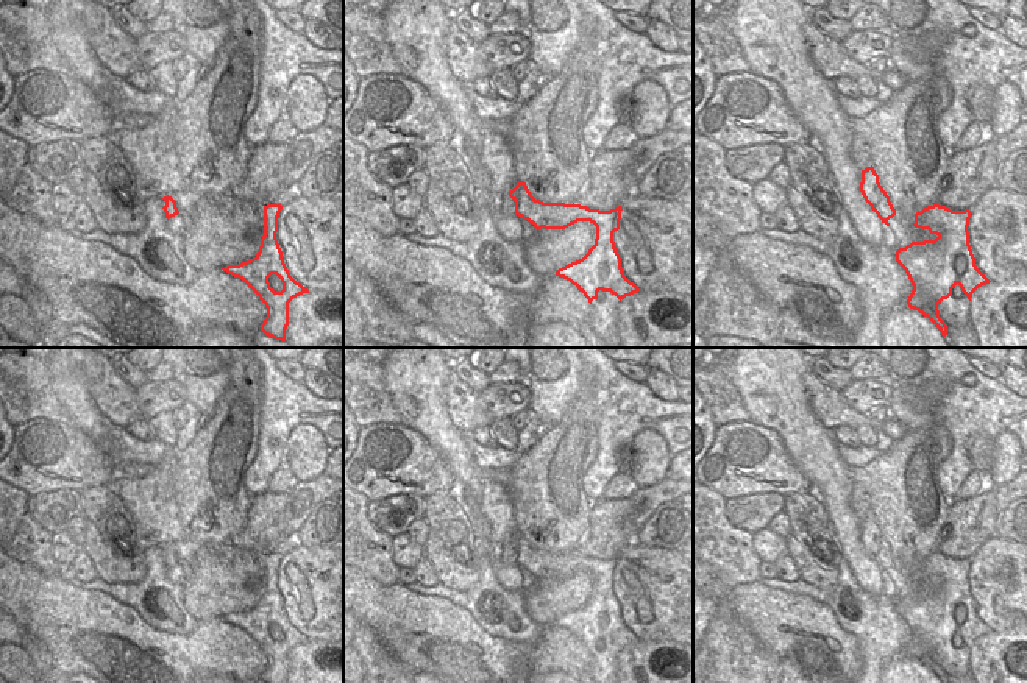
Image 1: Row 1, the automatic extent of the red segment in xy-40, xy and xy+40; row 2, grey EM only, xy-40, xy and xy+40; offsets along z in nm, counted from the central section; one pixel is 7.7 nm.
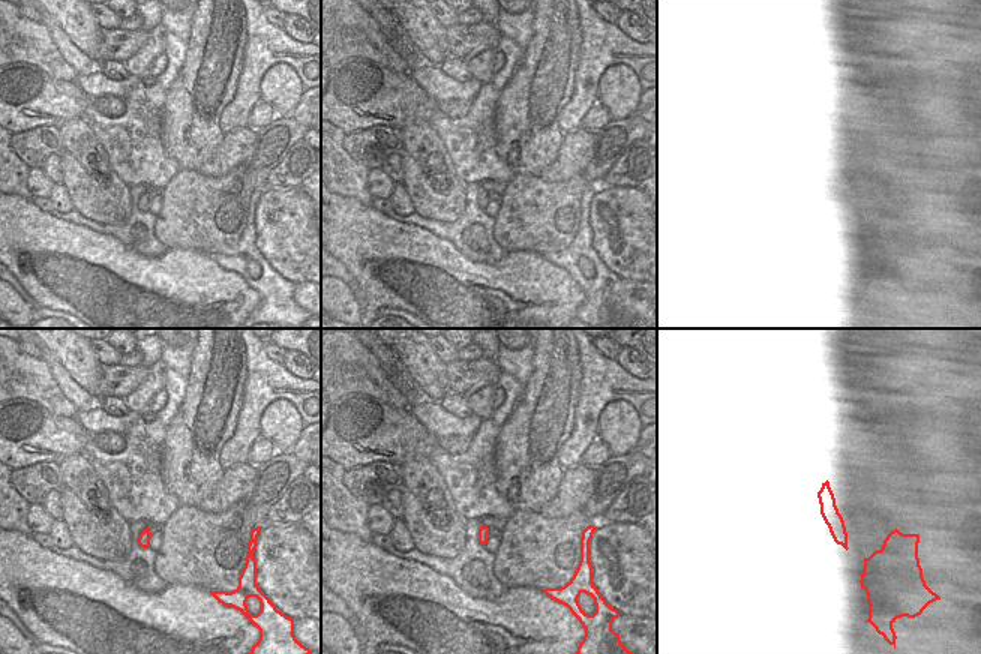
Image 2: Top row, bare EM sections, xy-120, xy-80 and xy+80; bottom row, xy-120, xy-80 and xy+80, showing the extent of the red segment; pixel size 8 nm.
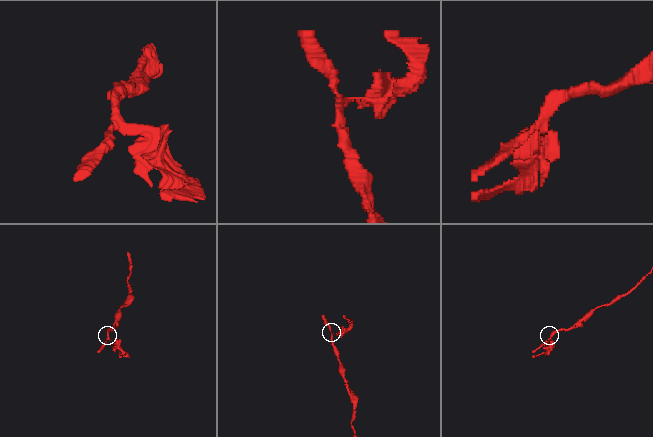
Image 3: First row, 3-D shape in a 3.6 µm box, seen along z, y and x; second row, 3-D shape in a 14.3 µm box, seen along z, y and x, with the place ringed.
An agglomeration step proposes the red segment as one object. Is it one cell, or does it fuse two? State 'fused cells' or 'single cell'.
fused cells

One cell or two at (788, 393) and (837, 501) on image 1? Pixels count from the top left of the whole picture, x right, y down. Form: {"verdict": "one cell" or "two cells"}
{"verdict": "one cell"}

